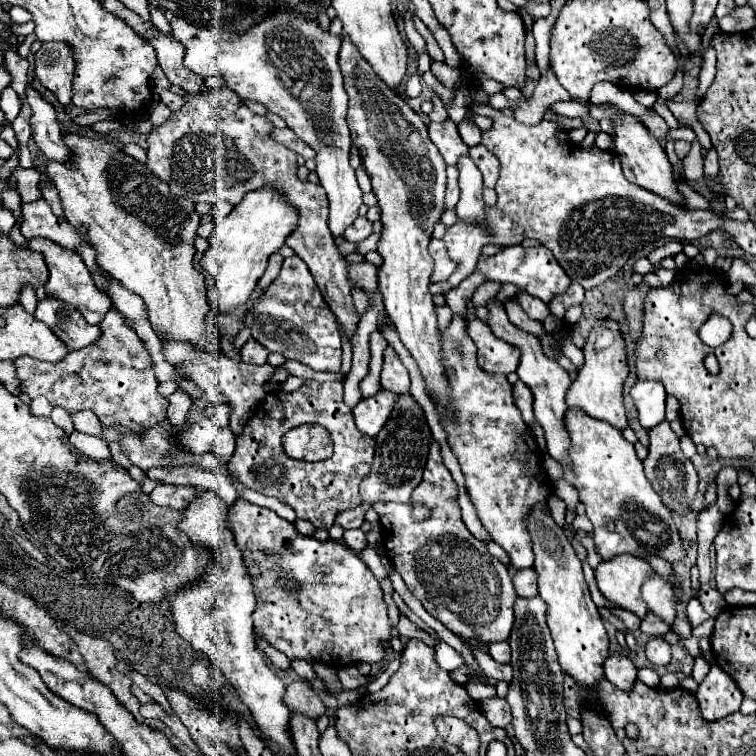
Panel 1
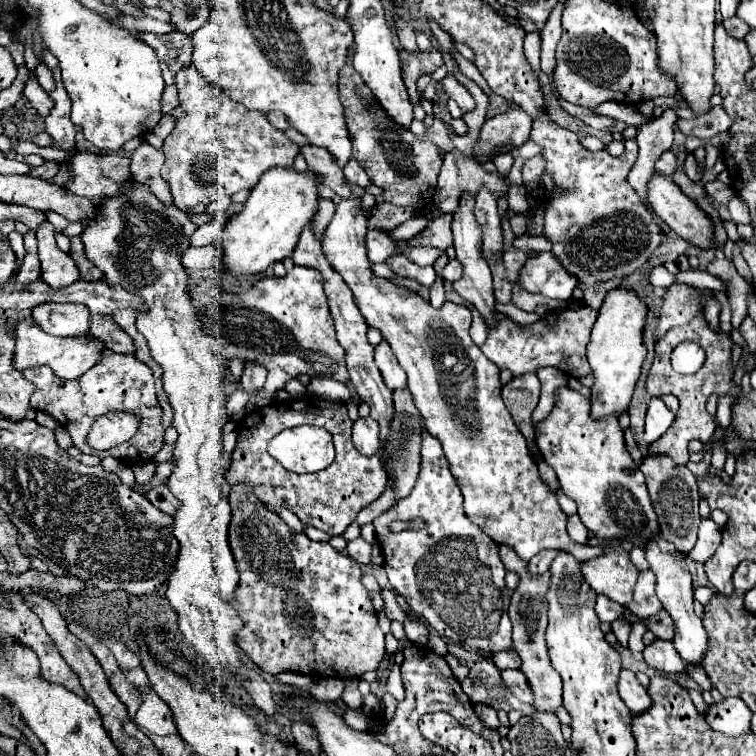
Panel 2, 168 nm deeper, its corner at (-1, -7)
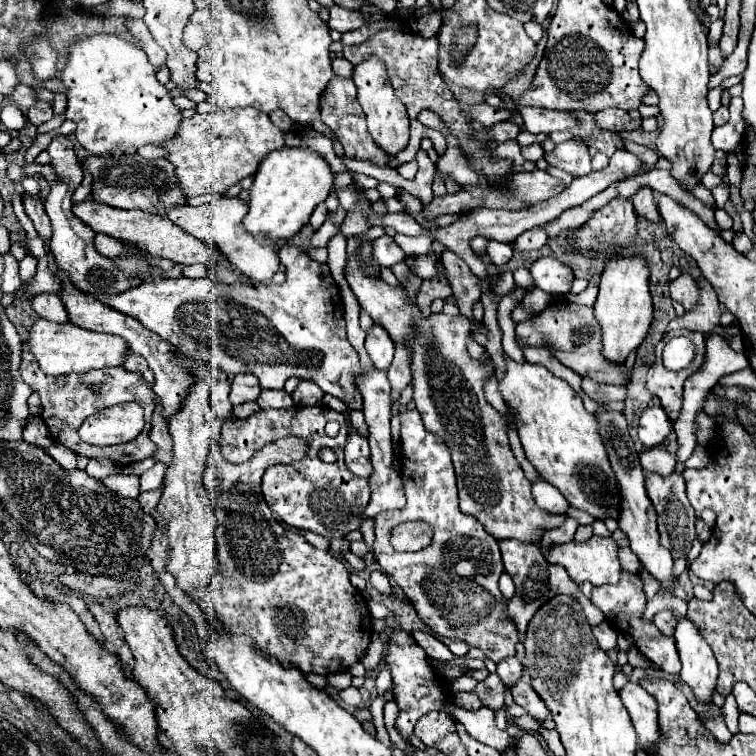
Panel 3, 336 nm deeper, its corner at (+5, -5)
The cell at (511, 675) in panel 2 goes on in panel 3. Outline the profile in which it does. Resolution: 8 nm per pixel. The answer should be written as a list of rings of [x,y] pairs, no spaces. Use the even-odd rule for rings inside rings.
[[[518,680],[518,684],[514,684],[514,688],[510,688],[514,702],[520,704],[524,710],[530,712],[532,718],[536,720],[546,720],[548,718],[548,708],[546,704],[542,704],[542,698],[534,692],[534,688],[522,680]]]

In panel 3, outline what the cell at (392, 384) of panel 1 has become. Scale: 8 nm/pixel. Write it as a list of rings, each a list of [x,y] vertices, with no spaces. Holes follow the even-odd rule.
[[[372,326],[366,332],[366,350],[368,356],[378,370],[388,370],[394,356],[394,342],[390,340],[388,332],[380,326]]]

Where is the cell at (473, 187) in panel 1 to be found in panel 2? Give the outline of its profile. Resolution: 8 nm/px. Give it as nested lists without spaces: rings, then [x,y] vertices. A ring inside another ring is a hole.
[[[462,198],[460,200],[460,208],[454,214],[452,220],[452,232],[454,232],[454,248],[456,248],[456,260],[462,264],[462,278],[454,282],[454,290],[458,292],[458,296],[462,296],[464,300],[472,302],[474,308],[480,312],[480,316],[486,322],[496,322],[494,318],[494,292],[492,292],[492,274],[488,264],[482,258],[482,240],[480,240],[480,228],[476,224],[474,218],[474,200],[472,198]]]

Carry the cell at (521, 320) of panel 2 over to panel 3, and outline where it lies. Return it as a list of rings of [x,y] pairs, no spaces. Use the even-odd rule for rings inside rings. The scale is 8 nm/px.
[[[444,248],[442,262],[448,270],[452,296],[456,298],[456,306],[458,306],[460,314],[472,318],[472,304],[476,300],[480,300],[480,296],[482,296],[480,280],[472,274],[468,264],[458,254],[454,254],[450,248]]]

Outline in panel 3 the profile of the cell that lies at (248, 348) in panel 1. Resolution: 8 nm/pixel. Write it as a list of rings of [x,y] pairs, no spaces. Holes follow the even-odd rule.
[[[238,374],[232,382],[232,392],[230,392],[230,402],[232,406],[252,402],[260,396],[260,384],[256,376],[250,374]]]

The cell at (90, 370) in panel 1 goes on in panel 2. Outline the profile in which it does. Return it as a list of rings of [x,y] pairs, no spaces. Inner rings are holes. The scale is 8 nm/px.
[[[108,350],[108,354],[104,354],[104,358],[96,364],[96,368],[84,372],[80,378],[76,378],[72,382],[60,380],[52,372],[50,366],[28,368],[28,370],[24,370],[24,378],[36,386],[36,390],[32,394],[32,408],[54,416],[56,422],[68,430],[74,446],[84,454],[96,452],[86,444],[84,438],[86,438],[90,426],[94,424],[94,420],[110,410],[140,414],[140,434],[136,434],[136,438],[132,438],[130,446],[116,446],[112,450],[106,450],[104,456],[112,456],[118,460],[126,460],[130,464],[138,464],[138,462],[148,462],[150,458],[154,458],[164,444],[164,428],[160,424],[162,408],[154,394],[154,376],[152,376],[152,370],[146,364],[142,364],[136,356],[116,354],[116,352]]]

